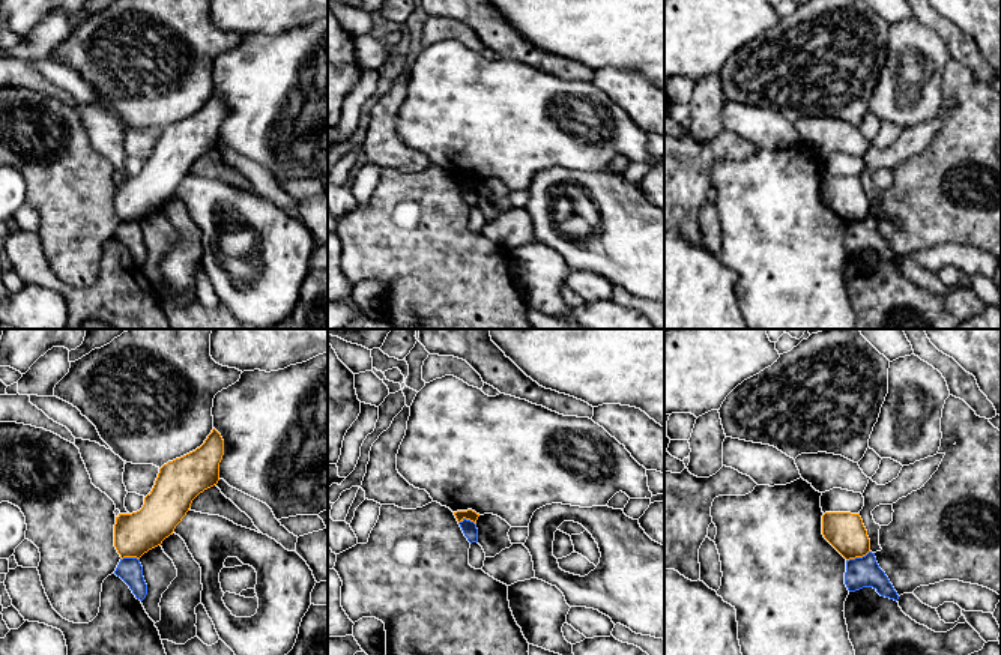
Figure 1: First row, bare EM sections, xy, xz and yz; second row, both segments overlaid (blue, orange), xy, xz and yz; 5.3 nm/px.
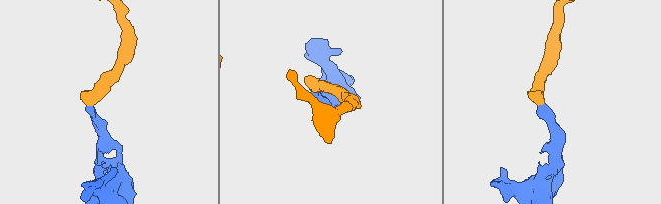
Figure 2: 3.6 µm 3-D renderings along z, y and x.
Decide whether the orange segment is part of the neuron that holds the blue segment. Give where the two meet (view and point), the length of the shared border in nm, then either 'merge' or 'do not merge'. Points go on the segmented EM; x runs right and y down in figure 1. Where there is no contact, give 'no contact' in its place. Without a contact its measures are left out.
contact yz (857, 558); length 140 nm; do not merge

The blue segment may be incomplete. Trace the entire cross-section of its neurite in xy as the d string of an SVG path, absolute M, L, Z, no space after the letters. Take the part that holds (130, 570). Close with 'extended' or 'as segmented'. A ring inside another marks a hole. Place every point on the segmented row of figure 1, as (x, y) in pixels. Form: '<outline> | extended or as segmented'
M137 557L120 559L114 574L120 577L132 590L137 599L143 601L147 595L147 584L143 577L143 566Z | as segmented

